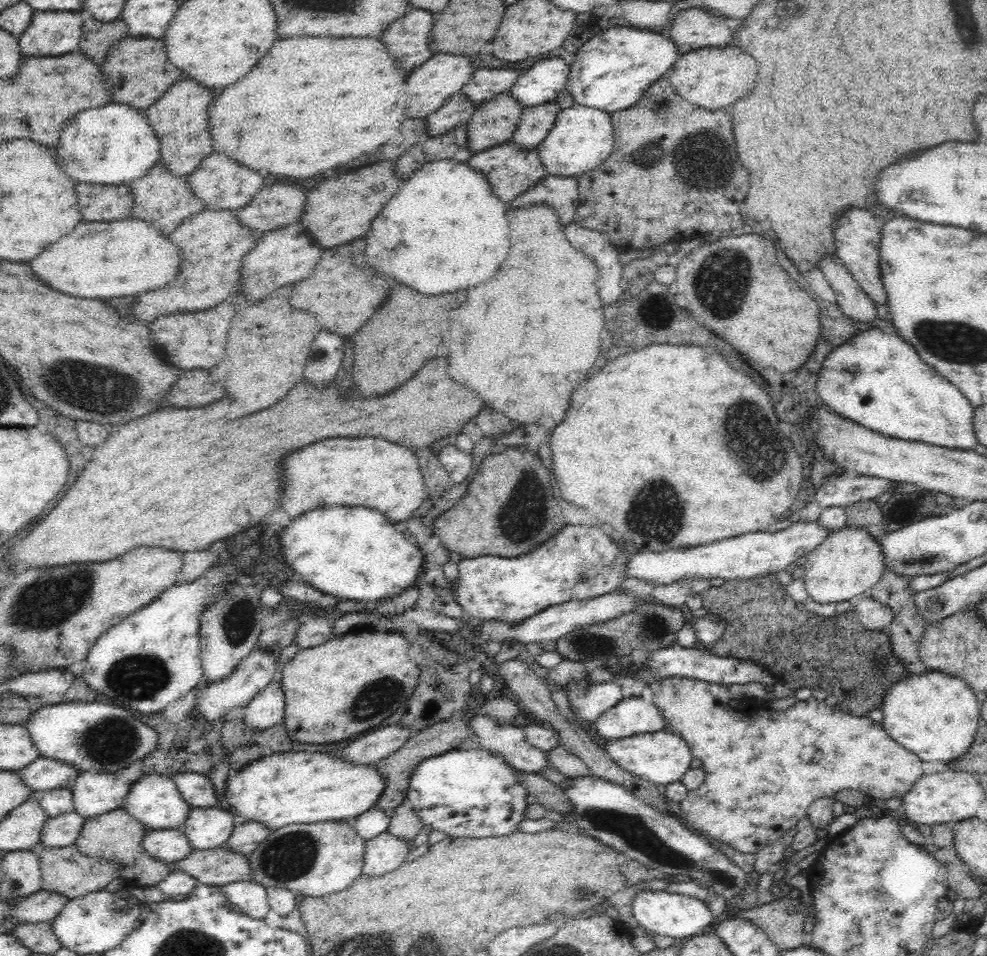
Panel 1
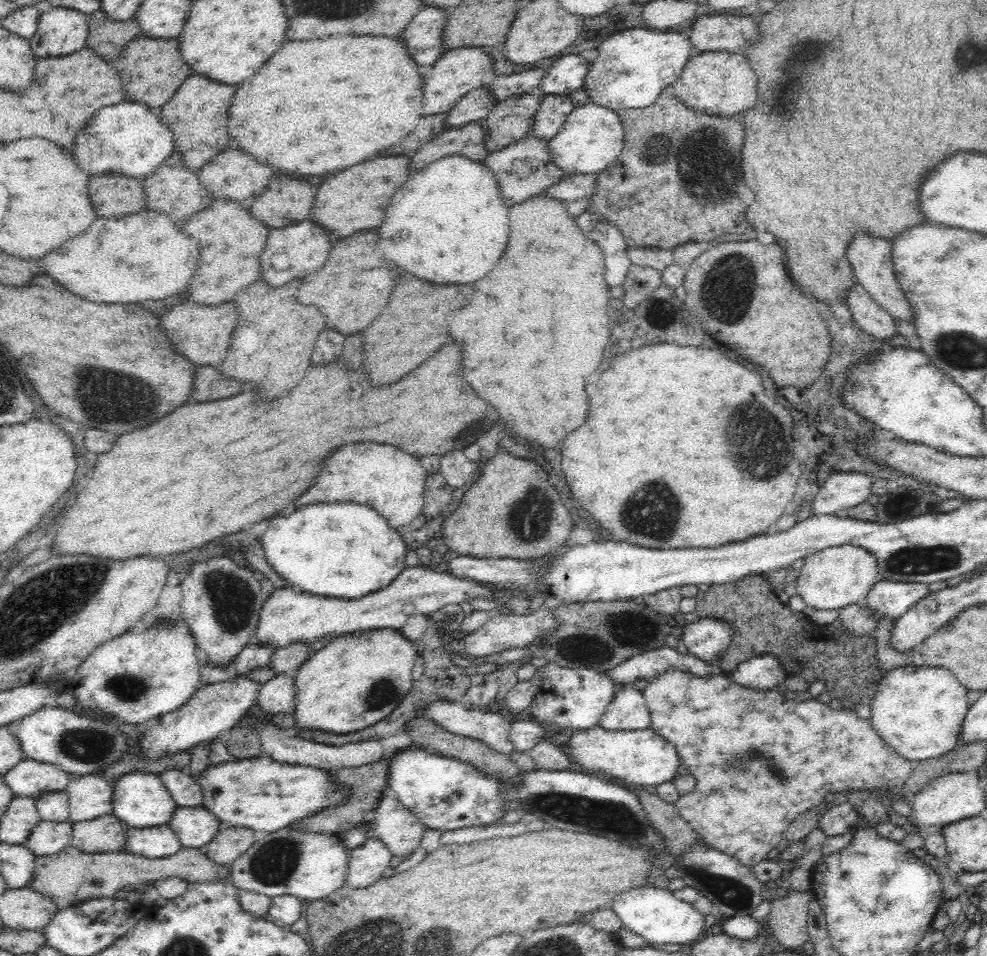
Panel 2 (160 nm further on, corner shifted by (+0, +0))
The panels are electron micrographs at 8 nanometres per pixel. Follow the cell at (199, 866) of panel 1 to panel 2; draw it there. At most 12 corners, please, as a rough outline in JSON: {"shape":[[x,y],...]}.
{"shape":[[65,847],[35,860],[28,888],[58,910],[160,879],[229,876],[201,849],[149,859]]}

